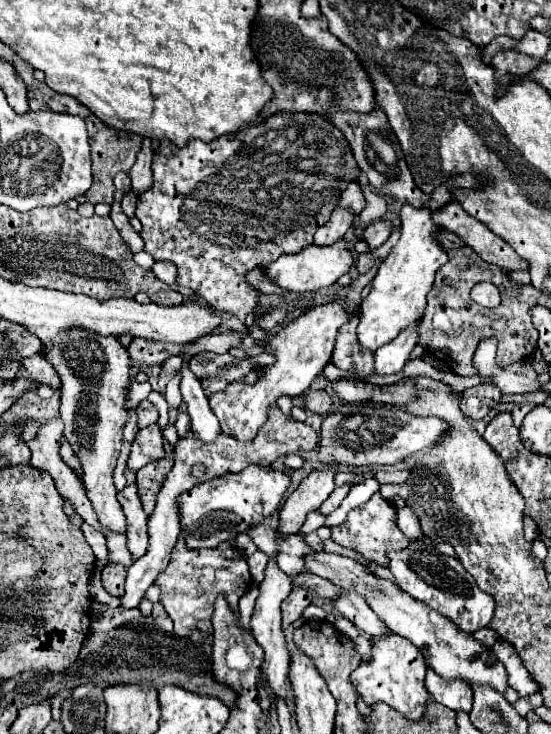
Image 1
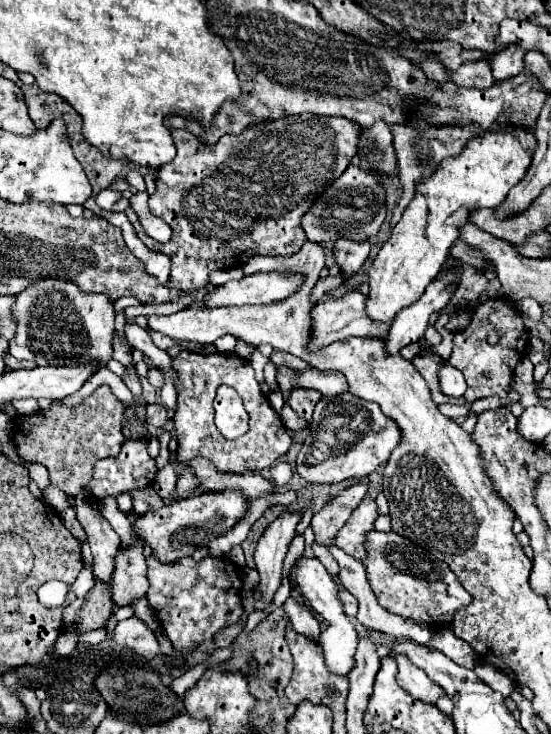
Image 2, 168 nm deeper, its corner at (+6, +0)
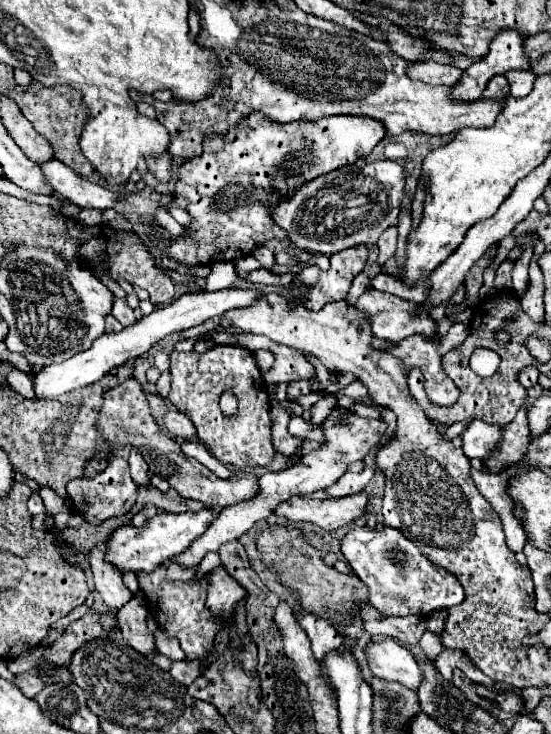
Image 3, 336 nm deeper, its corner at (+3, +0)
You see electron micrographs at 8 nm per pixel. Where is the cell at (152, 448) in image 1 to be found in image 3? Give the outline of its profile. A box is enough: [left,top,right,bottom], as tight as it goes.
[66,455,138,525]

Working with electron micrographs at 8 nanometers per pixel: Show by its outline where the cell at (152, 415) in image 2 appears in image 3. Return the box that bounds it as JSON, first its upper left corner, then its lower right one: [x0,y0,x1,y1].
[164,409,196,439]

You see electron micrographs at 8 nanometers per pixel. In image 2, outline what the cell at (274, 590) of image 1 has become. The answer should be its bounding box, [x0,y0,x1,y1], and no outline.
[255,513,301,607]

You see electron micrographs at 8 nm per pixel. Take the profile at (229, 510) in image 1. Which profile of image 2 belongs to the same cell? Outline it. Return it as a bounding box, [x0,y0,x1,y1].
[133,491,249,563]

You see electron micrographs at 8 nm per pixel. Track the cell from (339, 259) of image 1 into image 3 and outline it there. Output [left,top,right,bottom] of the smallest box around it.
[32,287,264,399]

